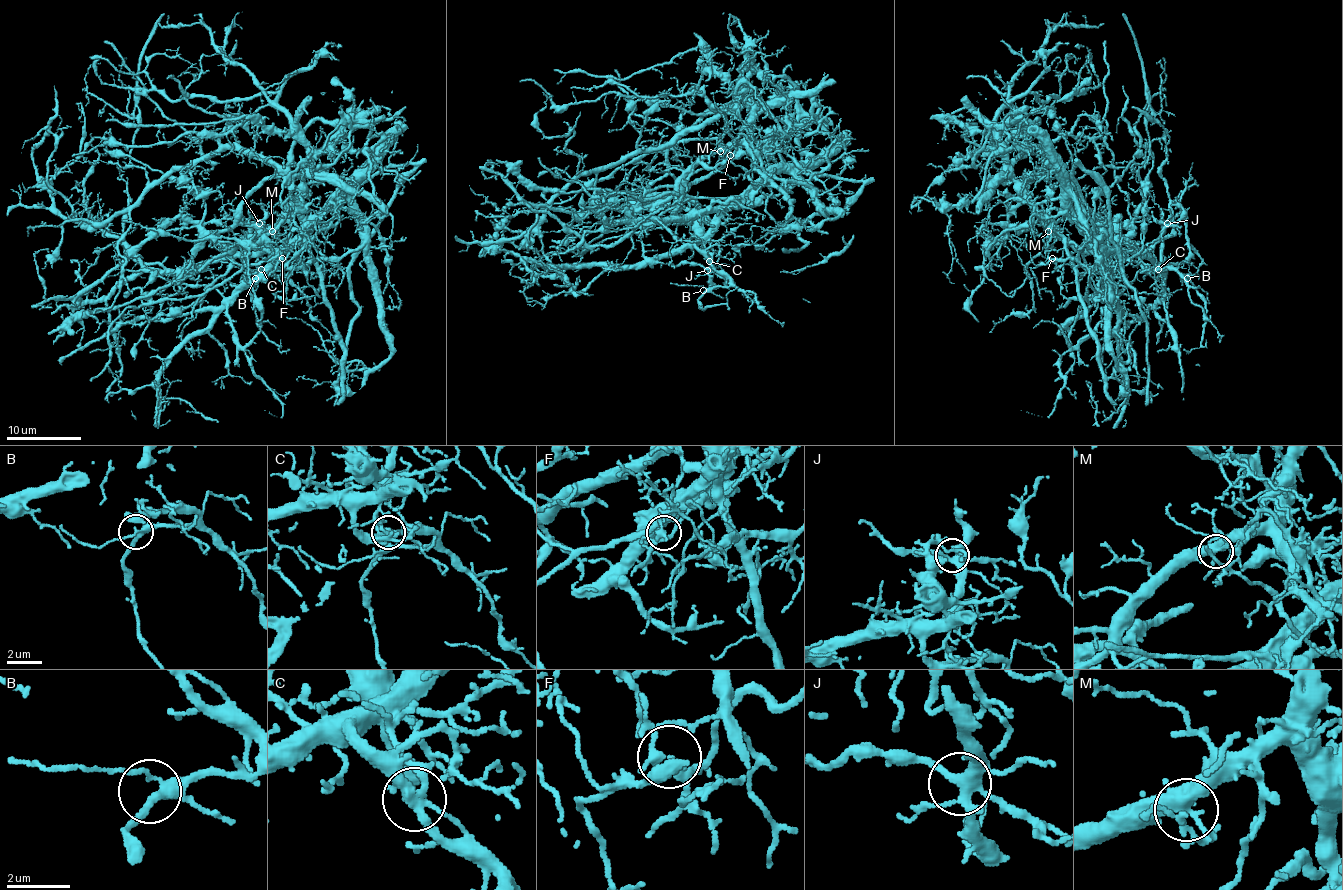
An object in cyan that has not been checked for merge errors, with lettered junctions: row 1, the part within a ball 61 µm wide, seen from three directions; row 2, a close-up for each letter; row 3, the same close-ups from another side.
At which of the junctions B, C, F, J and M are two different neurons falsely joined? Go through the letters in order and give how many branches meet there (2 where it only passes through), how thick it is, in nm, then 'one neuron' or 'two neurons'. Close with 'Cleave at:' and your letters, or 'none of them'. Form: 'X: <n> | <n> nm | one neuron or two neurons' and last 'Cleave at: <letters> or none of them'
B: 4 | 280 nm | one neuron
C: 5 | 320 nm | two neurons
F: 2 | 280 nm | two neurons
J: 5 | 340 nm | one neuron
M: 5 | 440 nm | one neuron
Cleave at: C, F

